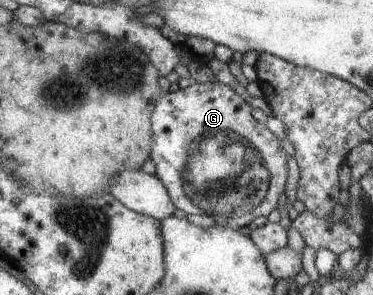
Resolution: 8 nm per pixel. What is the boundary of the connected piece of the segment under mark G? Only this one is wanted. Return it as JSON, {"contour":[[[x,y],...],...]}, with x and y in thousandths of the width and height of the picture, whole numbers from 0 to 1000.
{"contour":[[[515,271],[493,305],[477,302],[469,312],[445,312],[442,325],[416,356],[408,380],[408,498],[402,539],[418,563],[418,590],[442,627],[458,685],[469,705],[501,719],[501,732],[550,725],[574,739],[576,763],[609,769],[641,783],[649,766],[665,766],[689,732],[718,732],[743,705],[748,664],[764,658],[764,620],[769,617],[769,522],[759,508],[753,478],[727,447],[713,420],[689,410],[673,390],[676,363],[646,325],[630,315],[625,298],[603,281],[528,281]]]}

